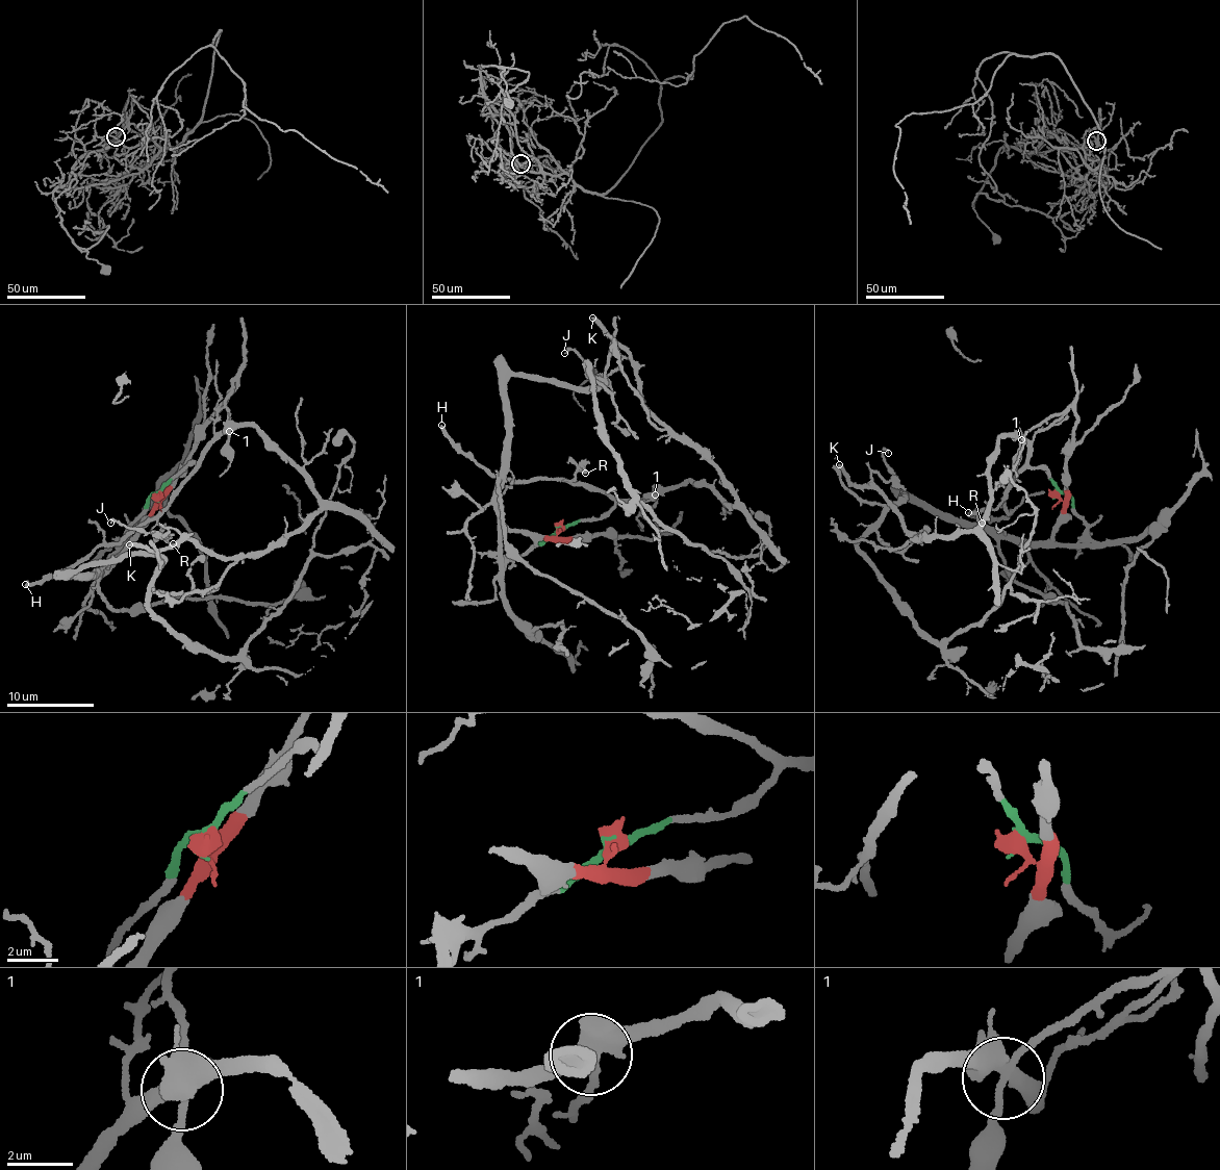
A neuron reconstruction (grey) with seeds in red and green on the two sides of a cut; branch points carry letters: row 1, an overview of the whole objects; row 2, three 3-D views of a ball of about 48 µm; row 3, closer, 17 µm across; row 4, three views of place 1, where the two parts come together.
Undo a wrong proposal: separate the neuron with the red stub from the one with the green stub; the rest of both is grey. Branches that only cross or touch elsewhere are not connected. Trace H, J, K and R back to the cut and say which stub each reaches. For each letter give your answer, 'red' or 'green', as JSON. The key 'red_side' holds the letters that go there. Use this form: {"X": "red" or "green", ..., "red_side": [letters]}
{"H": "green", "J": "green", "K": "green", "R": "green", "red_side": []}

